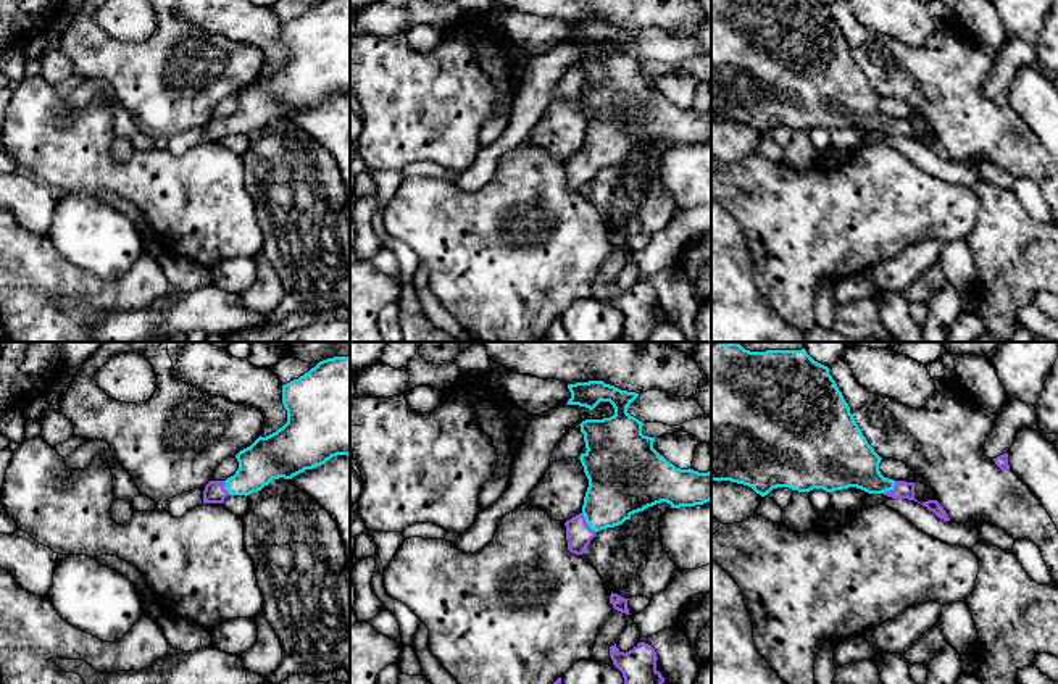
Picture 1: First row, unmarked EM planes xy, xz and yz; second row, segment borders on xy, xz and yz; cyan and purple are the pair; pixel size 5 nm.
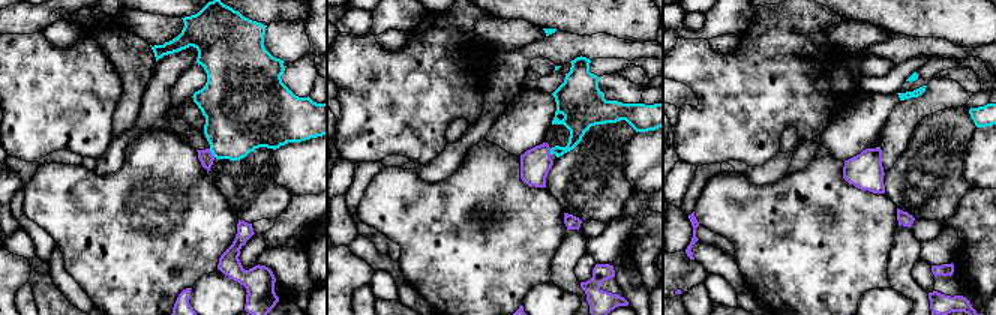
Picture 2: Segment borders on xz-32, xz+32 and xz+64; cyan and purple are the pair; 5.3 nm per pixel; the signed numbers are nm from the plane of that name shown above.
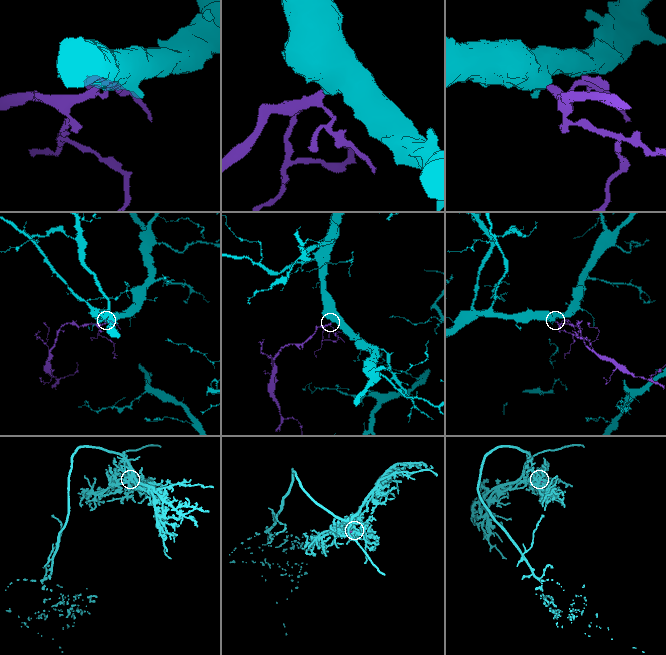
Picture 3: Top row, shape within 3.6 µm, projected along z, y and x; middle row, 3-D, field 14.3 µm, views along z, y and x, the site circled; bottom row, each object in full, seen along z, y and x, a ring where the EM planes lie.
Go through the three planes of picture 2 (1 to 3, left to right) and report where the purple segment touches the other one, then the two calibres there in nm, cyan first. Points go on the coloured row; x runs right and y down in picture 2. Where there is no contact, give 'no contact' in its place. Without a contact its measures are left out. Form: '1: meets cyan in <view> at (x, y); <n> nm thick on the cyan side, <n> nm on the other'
1: meets cyan in xz-32 at (212, 153); 380 nm thick on the cyan side, 80 nm on the other
2: meets cyan in xz+32 at (551, 152); 170 nm thick on the cyan side, 160 nm on the other
3: no contact

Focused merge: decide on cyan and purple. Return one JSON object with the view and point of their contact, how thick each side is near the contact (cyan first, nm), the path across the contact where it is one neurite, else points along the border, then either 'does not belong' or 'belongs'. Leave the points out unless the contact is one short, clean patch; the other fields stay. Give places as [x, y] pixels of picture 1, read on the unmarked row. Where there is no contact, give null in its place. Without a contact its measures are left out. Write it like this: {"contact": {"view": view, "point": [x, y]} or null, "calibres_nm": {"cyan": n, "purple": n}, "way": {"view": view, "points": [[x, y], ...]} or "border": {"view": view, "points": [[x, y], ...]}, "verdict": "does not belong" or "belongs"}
{"contact": {"view": "xz", "point": [586, 160]}, "calibres_nm": {"cyan": 320, "purple": 130}, "way": {"view": "xz", "points": [[620, 123], [586, 160], [578, 171]]}, "verdict": "belongs"}

